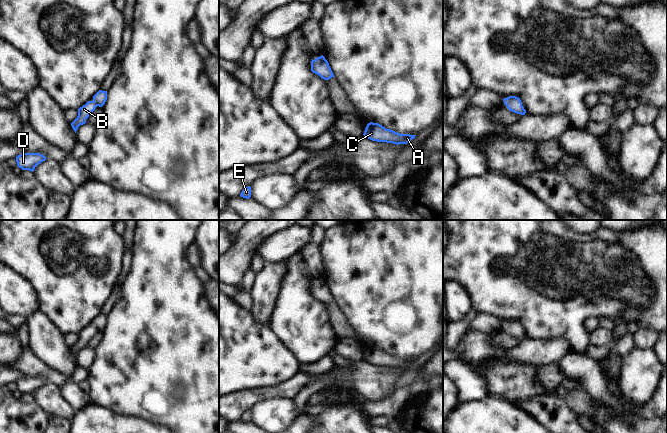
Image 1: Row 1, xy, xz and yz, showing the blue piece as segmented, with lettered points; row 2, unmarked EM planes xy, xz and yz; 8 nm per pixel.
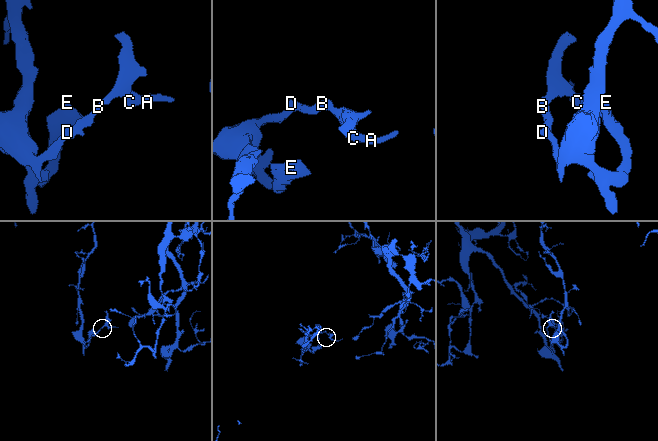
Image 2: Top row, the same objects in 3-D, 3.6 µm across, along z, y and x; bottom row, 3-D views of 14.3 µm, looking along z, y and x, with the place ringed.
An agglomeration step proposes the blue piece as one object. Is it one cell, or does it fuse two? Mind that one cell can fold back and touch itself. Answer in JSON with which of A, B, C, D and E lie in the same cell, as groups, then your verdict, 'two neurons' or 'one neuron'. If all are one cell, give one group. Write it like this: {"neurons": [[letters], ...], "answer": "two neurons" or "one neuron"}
{"neurons": [["A", "B", "C", "D", "E"]], "answer": "one neuron"}

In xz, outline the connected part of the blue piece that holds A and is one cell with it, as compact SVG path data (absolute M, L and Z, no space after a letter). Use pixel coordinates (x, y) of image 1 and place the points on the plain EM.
M373 346L367 348L363 359L372 365L393 367L396 369L407 368L416 360L410 358L400 358Z

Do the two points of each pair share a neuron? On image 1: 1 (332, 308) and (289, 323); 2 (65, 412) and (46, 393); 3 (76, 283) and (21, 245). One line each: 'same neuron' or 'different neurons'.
1: different neurons
2: same neuron
3: same neuron

